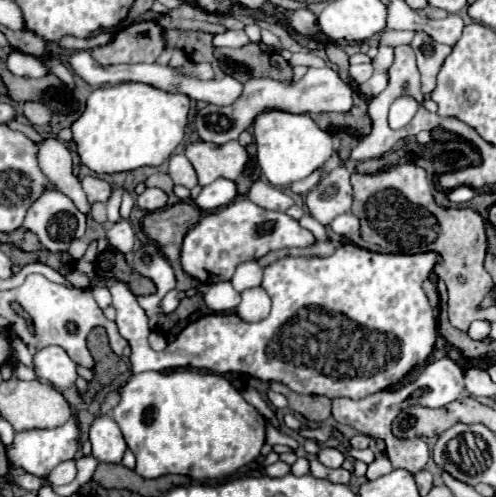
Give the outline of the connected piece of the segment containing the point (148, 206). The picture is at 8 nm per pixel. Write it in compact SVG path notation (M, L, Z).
M147 188L141 196L139 196L139 208L143 208L145 212L155 212L167 206L167 194L159 188Z

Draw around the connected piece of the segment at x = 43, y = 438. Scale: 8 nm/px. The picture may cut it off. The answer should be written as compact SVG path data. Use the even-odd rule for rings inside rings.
M71 416L63 426L59 428L51 428L51 430L25 430L25 432L17 432L15 434L15 442L13 446L9 446L9 460L15 466L21 466L23 470L27 470L29 474L35 476L49 476L49 472L65 460L75 458L77 448L79 448L79 422L75 416Z

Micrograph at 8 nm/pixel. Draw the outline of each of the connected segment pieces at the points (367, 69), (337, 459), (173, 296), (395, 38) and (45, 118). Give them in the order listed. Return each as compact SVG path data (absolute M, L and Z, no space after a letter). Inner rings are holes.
M357 64L357 66L349 66L349 76L351 76L353 82L357 82L357 84L365 82L371 74L373 74L373 66L371 66L371 64Z
M323 448L317 458L329 468L339 468L345 462L345 454L339 452L337 448Z
M169 290L169 292L163 296L163 300L159 302L159 308L161 308L161 312L169 312L169 310L175 310L177 304L179 304L179 300L177 300L177 290Z
M383 30L379 34L379 44L381 46L401 46L401 44L409 44L413 40L413 32L397 32L397 30Z
M23 104L23 116L33 126L47 126L53 114L43 104Z

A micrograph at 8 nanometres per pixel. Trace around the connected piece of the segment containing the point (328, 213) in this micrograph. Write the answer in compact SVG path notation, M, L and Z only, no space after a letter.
M341 164L335 170L323 174L321 182L307 194L305 204L311 216L317 218L323 226L329 226L335 216L351 210L353 190L349 176L351 172L345 164Z

